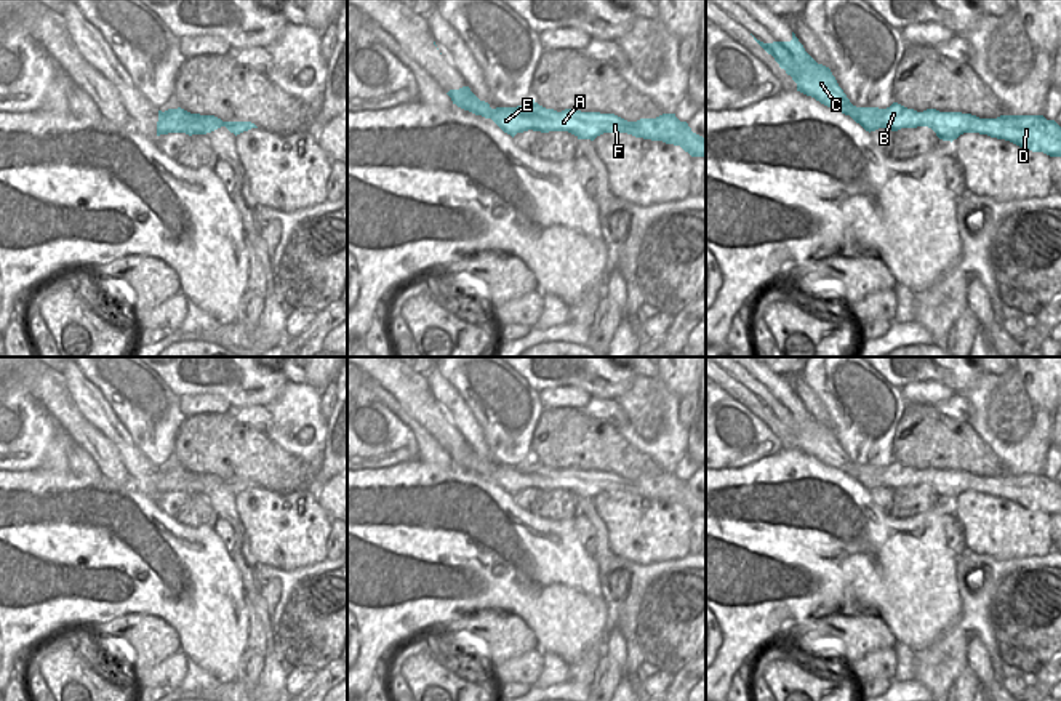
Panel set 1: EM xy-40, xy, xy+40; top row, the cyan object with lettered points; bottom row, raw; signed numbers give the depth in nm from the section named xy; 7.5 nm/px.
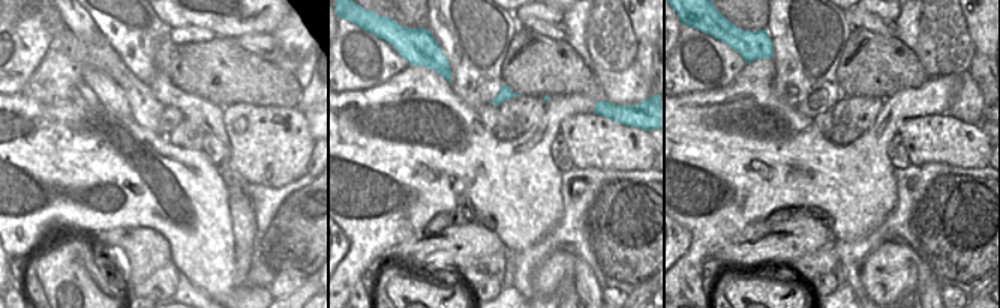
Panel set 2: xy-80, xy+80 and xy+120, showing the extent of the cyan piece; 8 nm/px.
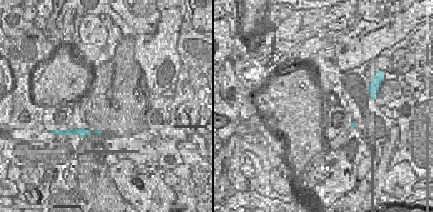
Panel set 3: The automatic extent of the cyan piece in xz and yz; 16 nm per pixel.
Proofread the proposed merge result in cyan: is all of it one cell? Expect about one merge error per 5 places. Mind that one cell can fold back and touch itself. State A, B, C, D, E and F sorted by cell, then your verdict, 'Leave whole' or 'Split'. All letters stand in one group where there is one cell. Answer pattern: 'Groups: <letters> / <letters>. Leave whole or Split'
Groups: A B C D E F. Leave whole.

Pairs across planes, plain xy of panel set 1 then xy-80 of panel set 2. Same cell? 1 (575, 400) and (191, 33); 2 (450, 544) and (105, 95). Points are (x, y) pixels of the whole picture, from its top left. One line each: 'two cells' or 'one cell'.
1: one cell
2: two cells

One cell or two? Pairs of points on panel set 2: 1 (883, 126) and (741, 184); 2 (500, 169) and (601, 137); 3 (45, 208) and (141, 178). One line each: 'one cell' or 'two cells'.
1: one cell
2: two cells
3: one cell

